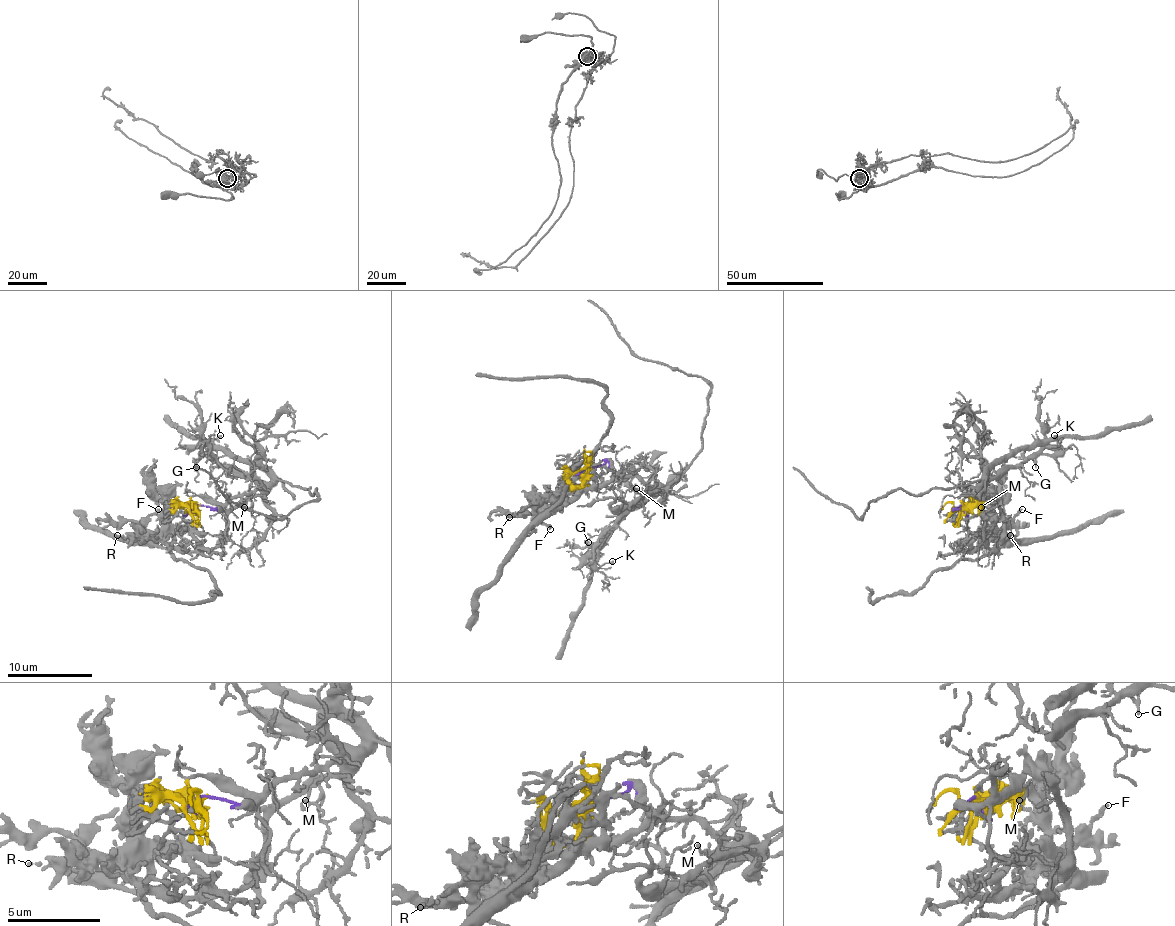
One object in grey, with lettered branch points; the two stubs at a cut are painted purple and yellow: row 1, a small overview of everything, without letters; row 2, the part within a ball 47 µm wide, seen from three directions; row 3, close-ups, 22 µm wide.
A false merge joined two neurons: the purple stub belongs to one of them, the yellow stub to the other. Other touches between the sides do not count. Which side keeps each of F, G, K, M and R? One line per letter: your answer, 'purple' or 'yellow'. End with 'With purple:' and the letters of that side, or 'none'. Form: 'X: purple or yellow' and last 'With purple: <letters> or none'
F: yellow
G: purple
K: purple
M: purple
R: yellow
With purple: G, K, M

